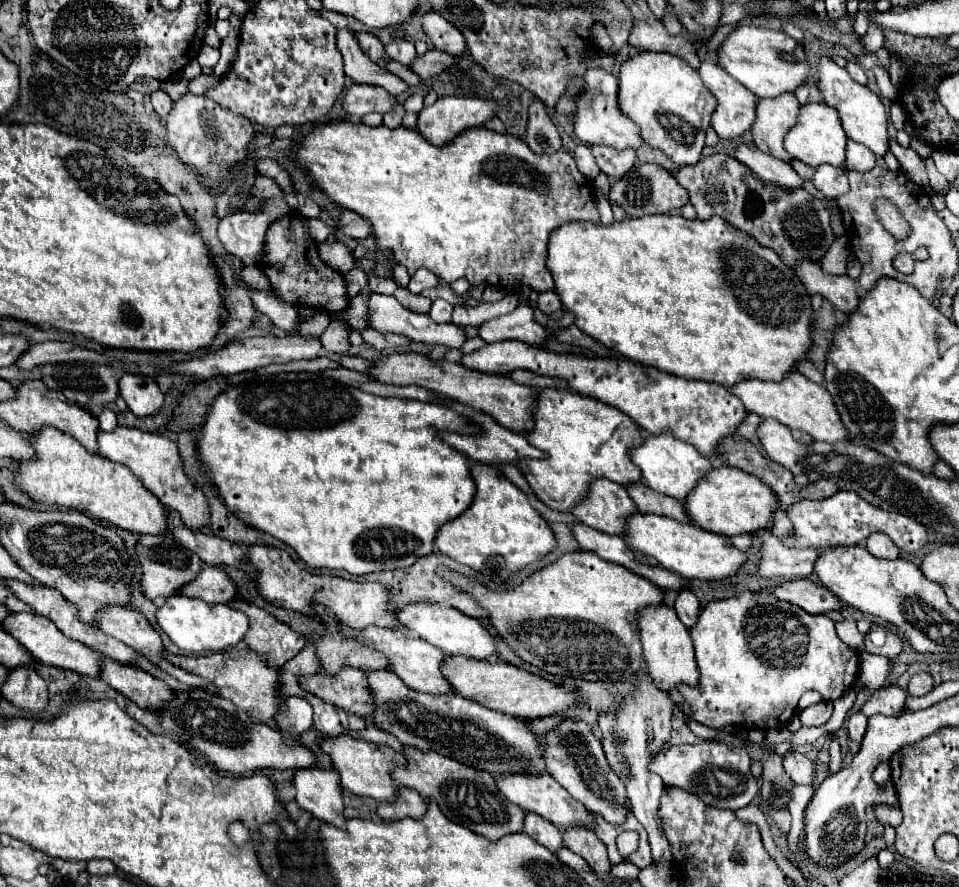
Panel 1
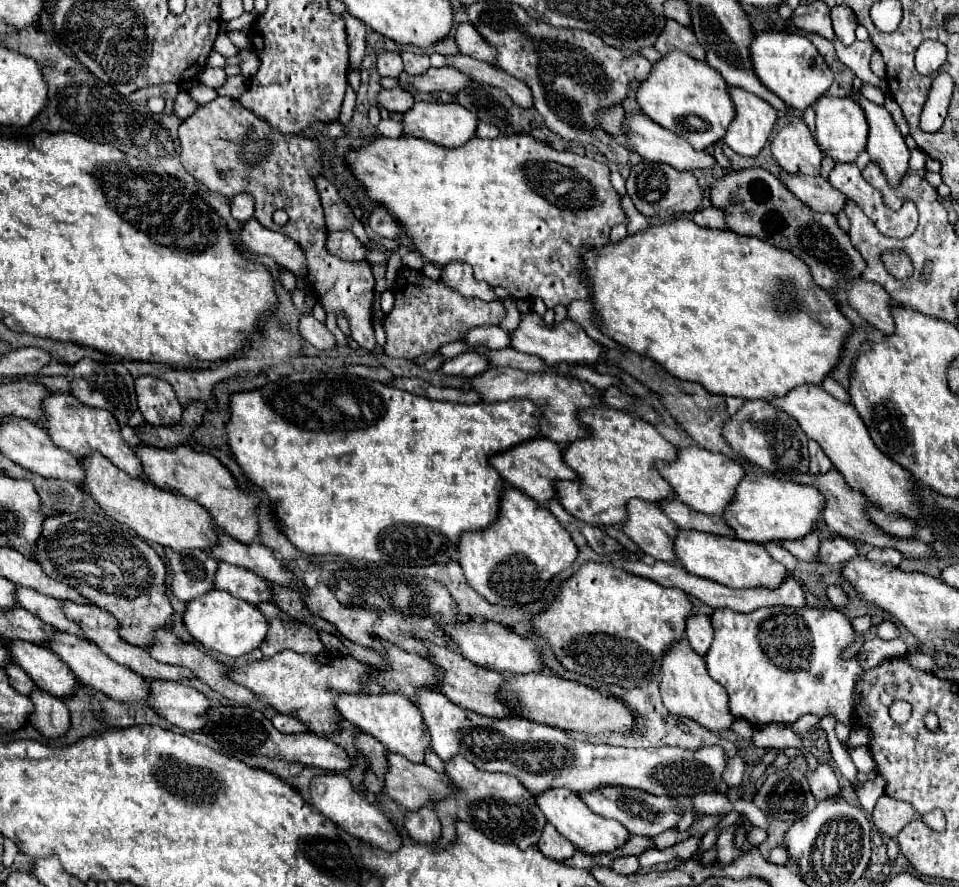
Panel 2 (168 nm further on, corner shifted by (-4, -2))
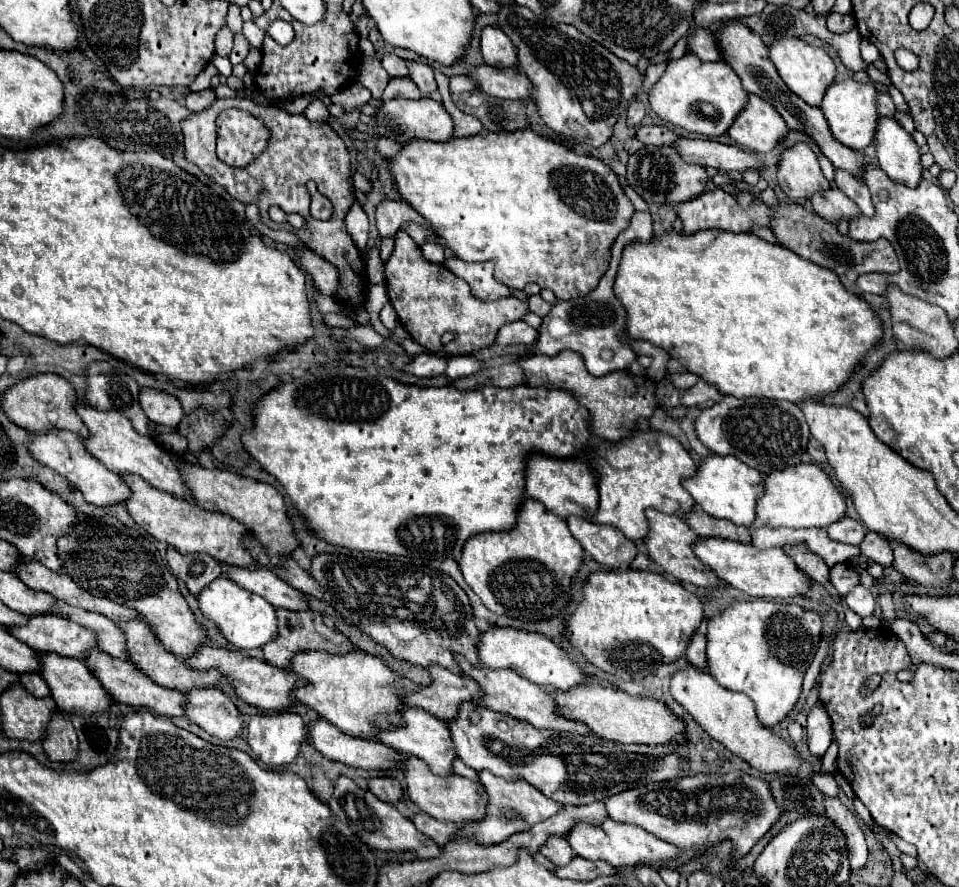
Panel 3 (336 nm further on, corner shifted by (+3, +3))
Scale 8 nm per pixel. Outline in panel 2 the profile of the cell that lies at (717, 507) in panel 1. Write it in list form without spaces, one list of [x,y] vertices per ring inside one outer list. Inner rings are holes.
[[[750,471],[736,485],[732,501],[724,507],[722,517],[742,541],[766,543],[782,539],[798,539],[814,531],[814,523],[820,519],[820,509],[824,505],[818,489],[808,485],[798,485],[790,479],[778,479],[760,471]]]

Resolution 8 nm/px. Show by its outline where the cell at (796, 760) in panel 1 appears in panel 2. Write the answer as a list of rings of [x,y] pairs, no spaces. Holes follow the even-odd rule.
[[[818,763],[816,769],[806,771],[804,775],[806,775],[806,781],[808,781],[808,785],[810,785],[812,795],[814,795],[818,801],[840,793],[838,779],[836,779],[836,775],[834,775],[834,771],[832,771],[832,767],[830,767],[828,763]]]

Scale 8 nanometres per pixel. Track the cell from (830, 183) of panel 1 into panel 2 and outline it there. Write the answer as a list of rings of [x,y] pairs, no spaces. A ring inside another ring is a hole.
[[[836,163],[836,167],[830,171],[828,183],[830,183],[834,189],[838,189],[840,193],[844,193],[848,199],[856,201],[856,203],[860,205],[860,209],[874,221],[874,225],[880,229],[882,235],[894,237],[894,239],[904,239],[904,237],[910,237],[912,231],[916,231],[916,227],[918,227],[918,211],[916,211],[916,205],[906,199],[898,211],[894,211],[892,207],[888,207],[888,205],[884,203],[882,193],[862,179],[860,169],[858,169],[854,163]]]

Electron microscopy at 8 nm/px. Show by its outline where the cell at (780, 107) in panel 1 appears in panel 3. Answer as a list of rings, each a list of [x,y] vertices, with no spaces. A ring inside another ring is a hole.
[[[795,144],[783,152],[777,180],[781,190],[795,202],[809,200],[813,194],[831,188],[819,168],[817,156],[807,144]]]

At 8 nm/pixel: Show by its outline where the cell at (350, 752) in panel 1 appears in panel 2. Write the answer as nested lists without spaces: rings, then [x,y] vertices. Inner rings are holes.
[[[386,753],[386,761],[388,771],[384,775],[382,795],[406,807],[408,811],[416,811],[428,801],[436,801],[454,793],[448,779],[424,763],[412,763],[402,755],[392,753]]]

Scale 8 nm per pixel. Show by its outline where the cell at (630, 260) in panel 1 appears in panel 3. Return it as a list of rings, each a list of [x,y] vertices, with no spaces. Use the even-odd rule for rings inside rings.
[[[673,230],[665,236],[655,236],[651,242],[635,242],[625,248],[623,260],[615,278],[615,294],[627,308],[627,334],[633,340],[649,340],[661,348],[665,348],[671,358],[679,360],[689,372],[697,374],[705,382],[717,386],[723,394],[735,396],[735,398],[749,398],[749,396],[761,396],[769,400],[789,400],[793,404],[801,404],[807,398],[823,398],[825,394],[837,392],[853,374],[853,370],[861,364],[861,358],[883,340],[883,326],[881,318],[873,312],[873,308],[857,294],[849,292],[837,274],[833,270],[827,270],[823,266],[817,266],[801,256],[797,256],[793,250],[771,244],[761,240],[755,234],[749,232],[721,232],[721,230],[701,230],[693,236],[675,234]]]

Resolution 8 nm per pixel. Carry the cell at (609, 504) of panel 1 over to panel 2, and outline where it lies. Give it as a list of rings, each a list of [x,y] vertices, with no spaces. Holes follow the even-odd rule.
[[[630,499],[626,503],[626,517],[620,525],[622,533],[628,535],[646,555],[652,555],[658,561],[676,561],[672,539],[676,535],[676,525],[664,517],[658,505]]]

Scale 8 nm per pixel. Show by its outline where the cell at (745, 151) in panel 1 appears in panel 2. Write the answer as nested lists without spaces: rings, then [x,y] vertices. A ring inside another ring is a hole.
[[[780,169],[778,179],[798,197],[802,203],[812,207],[818,213],[838,213],[844,207],[846,197],[840,195],[826,179],[822,177],[810,177],[810,175],[794,175],[784,169]]]

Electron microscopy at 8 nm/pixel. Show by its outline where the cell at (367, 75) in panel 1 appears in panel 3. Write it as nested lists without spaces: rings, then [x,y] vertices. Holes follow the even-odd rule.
[[[483,64],[471,72],[471,78],[485,94],[503,100],[533,100],[533,84],[517,68],[493,68]]]

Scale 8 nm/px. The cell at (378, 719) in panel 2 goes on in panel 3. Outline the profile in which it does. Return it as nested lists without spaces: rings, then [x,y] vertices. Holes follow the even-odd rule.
[[[405,708],[403,720],[405,720],[405,726],[379,732],[379,742],[399,750],[401,754],[417,756],[425,760],[429,768],[433,768],[433,774],[437,776],[453,776],[453,760],[457,758],[457,754],[453,750],[453,740],[451,740],[451,732],[447,724],[421,708]]]

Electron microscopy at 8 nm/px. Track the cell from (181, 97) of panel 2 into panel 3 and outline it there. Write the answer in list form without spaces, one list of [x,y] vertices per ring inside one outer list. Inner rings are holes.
[[[207,88],[207,90],[203,90],[203,92],[193,92],[193,94],[189,94],[187,100],[185,100],[185,104],[189,106],[191,112],[201,112],[201,110],[209,108],[215,100],[217,100],[217,96],[215,96],[213,88]]]

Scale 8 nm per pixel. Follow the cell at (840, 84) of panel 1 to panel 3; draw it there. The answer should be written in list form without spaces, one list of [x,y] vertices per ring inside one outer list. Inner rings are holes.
[[[879,118],[875,144],[877,144],[879,168],[889,178],[909,188],[919,186],[923,178],[921,152],[909,132],[905,132],[891,118]]]

